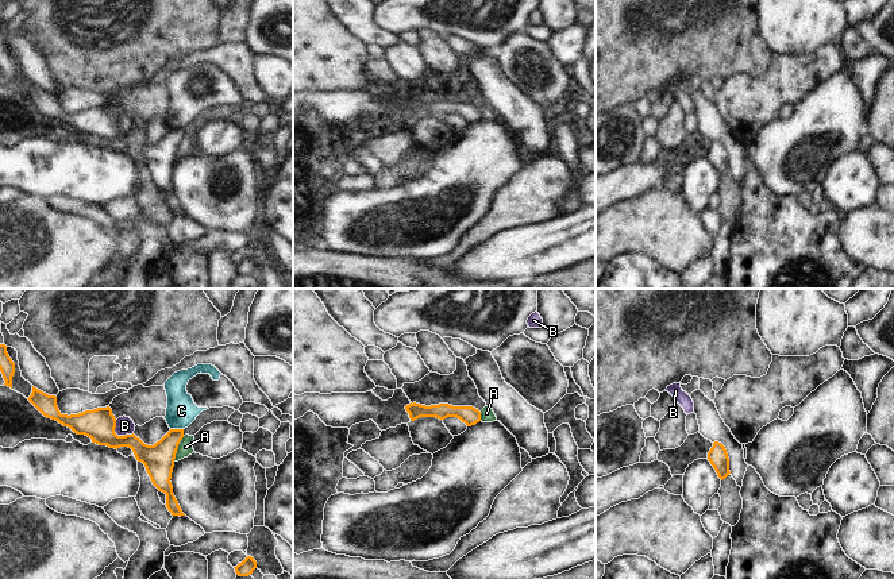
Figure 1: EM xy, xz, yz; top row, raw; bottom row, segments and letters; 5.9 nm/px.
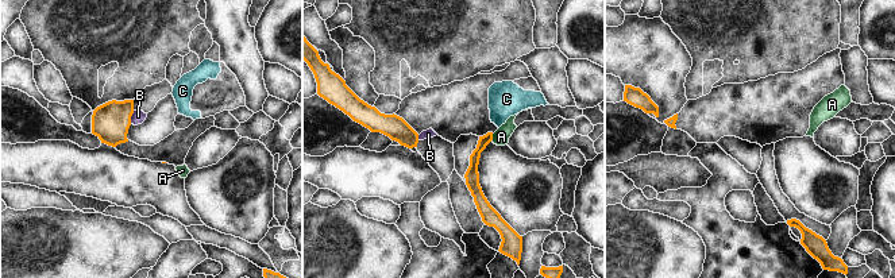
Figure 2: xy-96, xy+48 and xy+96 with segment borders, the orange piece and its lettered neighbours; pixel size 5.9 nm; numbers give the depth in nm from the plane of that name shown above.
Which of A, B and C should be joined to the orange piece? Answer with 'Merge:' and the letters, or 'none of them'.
Merge: none of them

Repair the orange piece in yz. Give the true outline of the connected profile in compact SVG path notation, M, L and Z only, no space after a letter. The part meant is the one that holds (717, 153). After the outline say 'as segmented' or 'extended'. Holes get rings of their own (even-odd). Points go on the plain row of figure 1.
M718 139L713 140L713 144L708 150L708 158L710 159L721 178L731 171L729 155L725 144L721 140Z; as segmented

